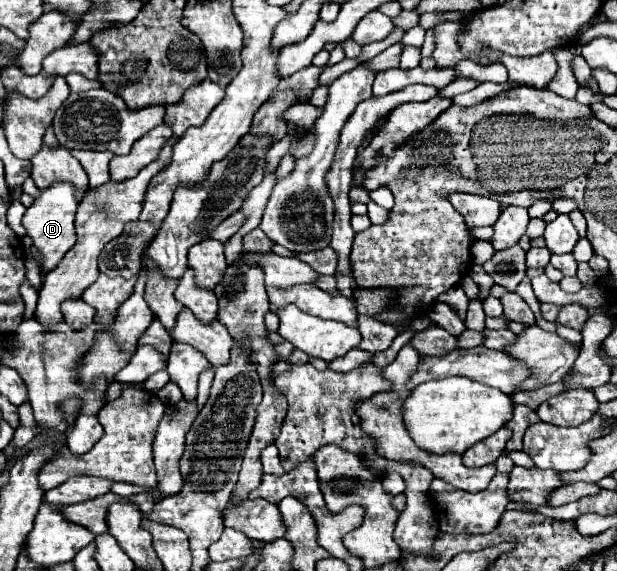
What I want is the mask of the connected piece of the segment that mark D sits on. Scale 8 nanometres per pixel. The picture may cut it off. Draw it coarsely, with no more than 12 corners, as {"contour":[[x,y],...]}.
{"contour":[[70,183],[34,199],[22,225],[52,271],[76,243]]}

